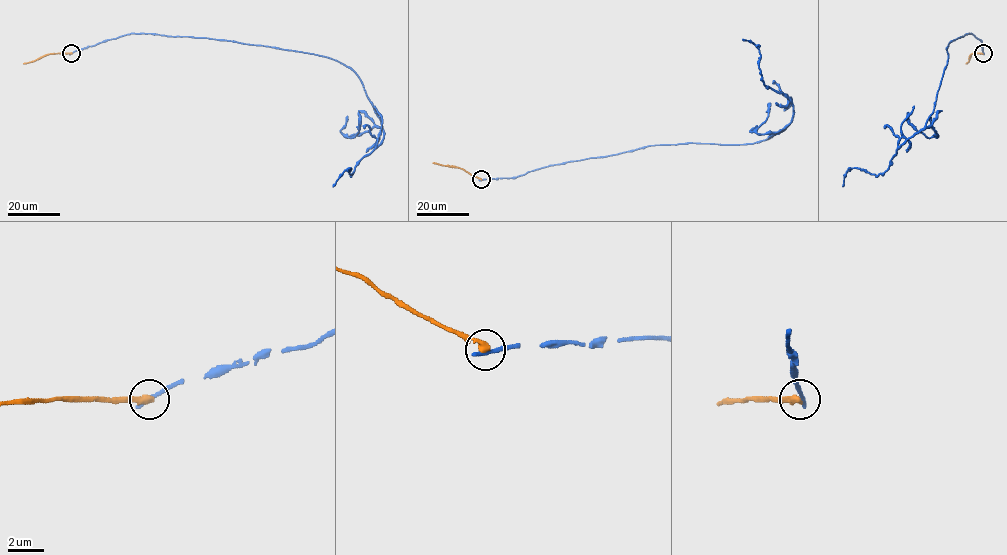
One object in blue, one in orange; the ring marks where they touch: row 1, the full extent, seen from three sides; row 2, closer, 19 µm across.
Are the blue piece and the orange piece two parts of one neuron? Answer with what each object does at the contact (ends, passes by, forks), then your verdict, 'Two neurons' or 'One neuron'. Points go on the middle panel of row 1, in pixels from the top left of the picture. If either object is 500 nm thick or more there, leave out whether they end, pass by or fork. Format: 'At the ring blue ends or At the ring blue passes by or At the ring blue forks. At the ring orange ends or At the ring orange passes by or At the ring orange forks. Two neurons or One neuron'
At the ring blue ends. At the ring orange ends. Two neurons

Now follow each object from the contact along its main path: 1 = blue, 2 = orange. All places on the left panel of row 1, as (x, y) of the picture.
1: (71, 53), (126, 34), (156, 34), (336, 60), (359, 79), (384, 132), (351, 175), (348, 168), (333, 186)
2: (71, 53), (52, 53), (23, 64)

